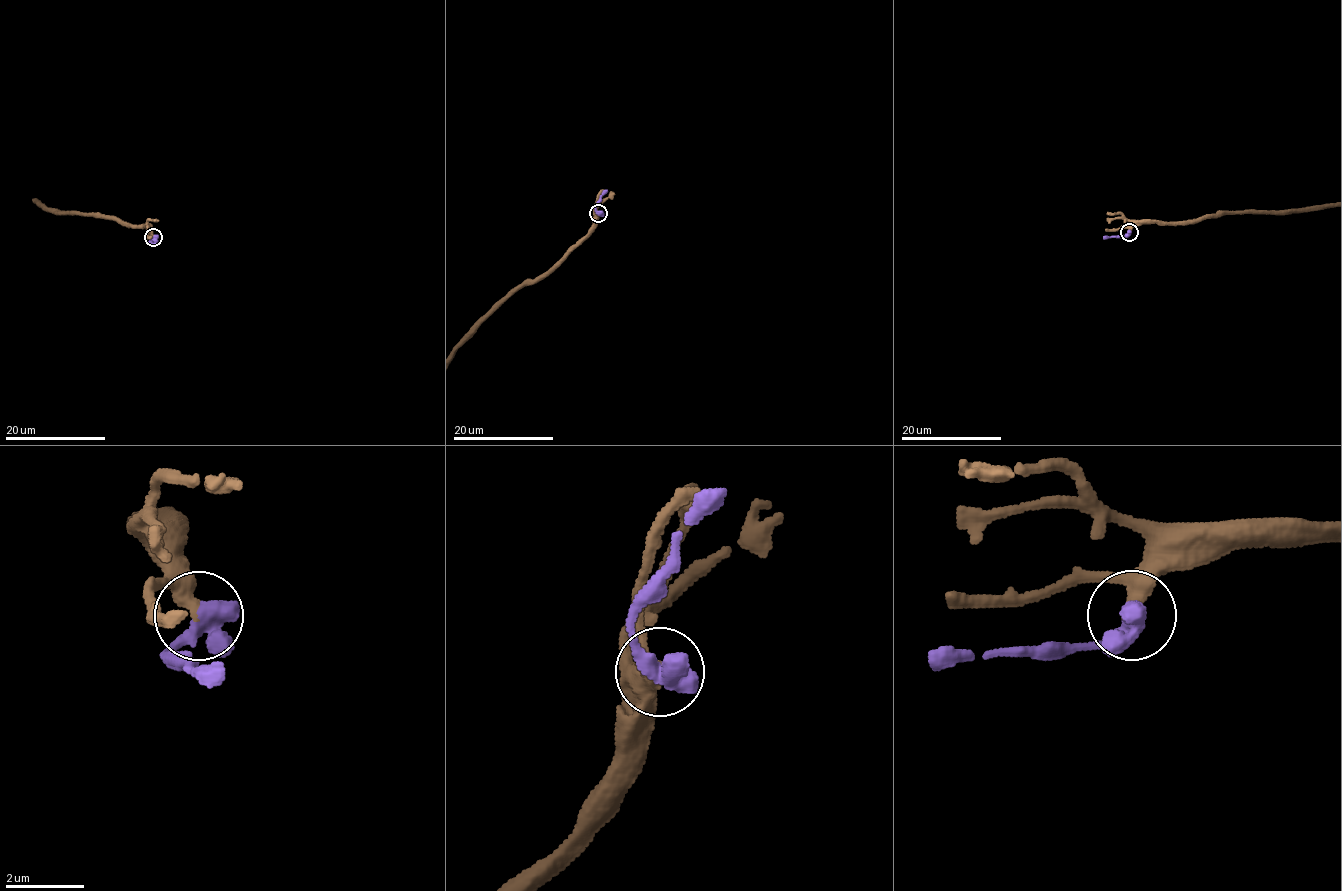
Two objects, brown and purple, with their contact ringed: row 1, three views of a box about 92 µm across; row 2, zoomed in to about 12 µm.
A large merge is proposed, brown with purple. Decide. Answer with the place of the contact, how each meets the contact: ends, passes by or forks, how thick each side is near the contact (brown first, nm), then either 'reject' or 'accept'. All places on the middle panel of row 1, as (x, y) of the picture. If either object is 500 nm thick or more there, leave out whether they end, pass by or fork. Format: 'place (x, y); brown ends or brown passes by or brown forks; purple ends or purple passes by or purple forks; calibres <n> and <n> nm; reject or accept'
place (598, 213); brown passes by; purple passes by; calibres 300 and 460 nm; accept

